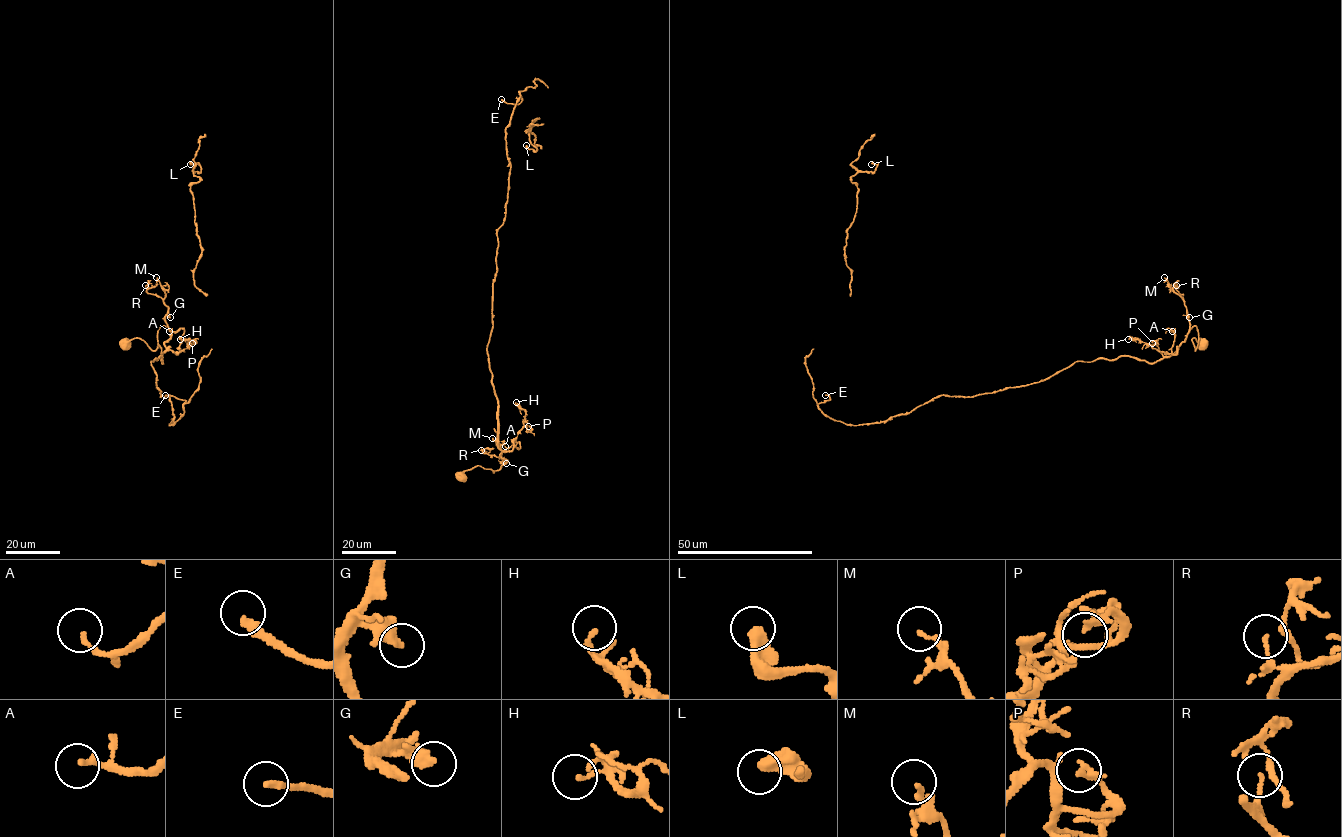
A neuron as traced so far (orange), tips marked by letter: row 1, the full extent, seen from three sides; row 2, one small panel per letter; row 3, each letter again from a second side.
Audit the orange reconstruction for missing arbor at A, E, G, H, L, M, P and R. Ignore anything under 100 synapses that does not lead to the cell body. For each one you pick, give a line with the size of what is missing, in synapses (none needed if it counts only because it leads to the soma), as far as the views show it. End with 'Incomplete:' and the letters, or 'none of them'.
E: Roughly 140 synapses
Incomplete: E

